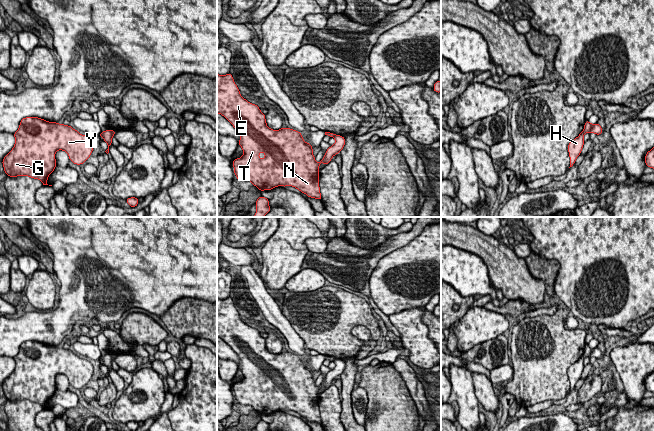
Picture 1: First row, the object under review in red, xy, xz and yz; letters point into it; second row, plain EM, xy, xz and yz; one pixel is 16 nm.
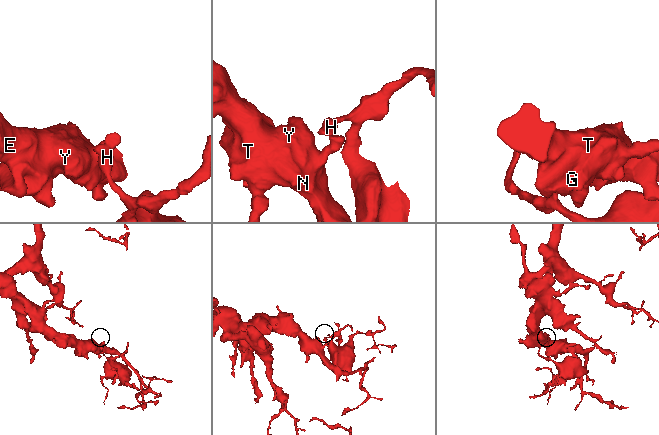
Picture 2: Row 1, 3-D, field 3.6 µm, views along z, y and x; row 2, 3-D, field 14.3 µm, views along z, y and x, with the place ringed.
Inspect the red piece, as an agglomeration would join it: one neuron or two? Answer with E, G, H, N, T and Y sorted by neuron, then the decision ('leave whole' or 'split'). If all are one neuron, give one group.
E G N T Y / H | split

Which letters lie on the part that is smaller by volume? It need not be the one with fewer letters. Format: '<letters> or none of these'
H

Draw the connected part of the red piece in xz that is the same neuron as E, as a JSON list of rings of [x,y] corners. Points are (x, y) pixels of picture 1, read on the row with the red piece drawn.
[[[231,73],[224,76],[217,74],[217,113],[224,116],[240,135],[238,144],[244,155],[233,159],[237,180],[251,181],[260,191],[270,191],[278,186],[292,186],[310,198],[322,200],[319,187],[319,166],[322,162],[326,166],[334,155],[340,153],[345,145],[343,136],[335,135],[335,144],[326,150],[320,162],[316,162],[311,144],[304,141],[300,132],[287,127],[273,130],[267,126],[265,114],[257,105],[241,96]]]

